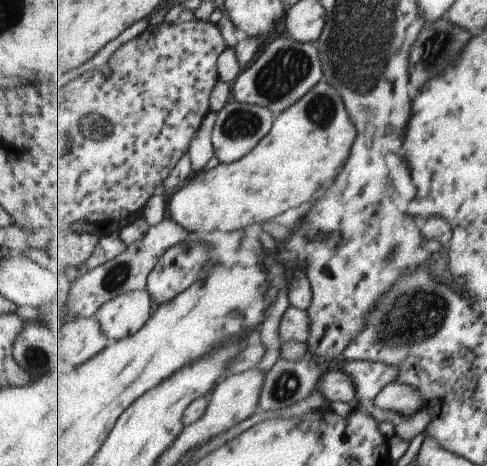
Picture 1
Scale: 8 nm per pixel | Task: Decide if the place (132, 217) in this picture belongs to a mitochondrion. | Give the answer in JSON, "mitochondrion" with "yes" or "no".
{"mitochondrion":"no"}

